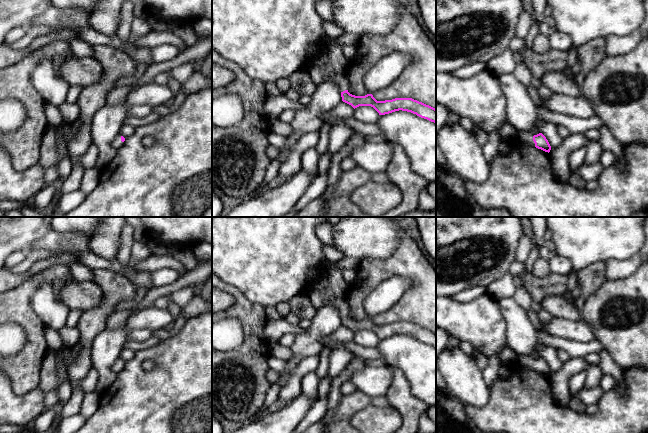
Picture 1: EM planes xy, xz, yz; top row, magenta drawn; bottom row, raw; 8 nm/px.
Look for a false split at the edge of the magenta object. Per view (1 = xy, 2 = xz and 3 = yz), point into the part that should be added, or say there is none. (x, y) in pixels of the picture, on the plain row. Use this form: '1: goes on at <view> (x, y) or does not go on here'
1: goes on at xy (117, 367)
2: goes on at xz (342, 306)
3: goes on at yz (527, 361)

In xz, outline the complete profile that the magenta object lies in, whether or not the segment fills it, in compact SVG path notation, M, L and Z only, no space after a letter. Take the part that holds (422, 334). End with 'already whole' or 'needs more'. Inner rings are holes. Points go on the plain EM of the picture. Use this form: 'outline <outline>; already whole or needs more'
outline M331 299L326 302L335 306L341 316L342 325L351 329L354 333L359 330L371 330L379 339L389 338L395 335L407 335L427 343L436 348L436 333L412 322L395 322L392 324L377 325L372 318L355 320L348 316L349 305L346 299Z; needs more

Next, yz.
outline M529 355L519 356L518 362L522 366L524 366L530 370L535 370L536 372L541 373L545 376L549 377L551 374L551 370L550 370L548 364L546 363L546 361L542 357L539 357L537 359L533 359Z; needs more

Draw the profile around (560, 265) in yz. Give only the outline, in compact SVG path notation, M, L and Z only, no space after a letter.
M559 255L554 256L549 260L549 268L552 273L556 273L559 275L569 275L572 271L571 262Z

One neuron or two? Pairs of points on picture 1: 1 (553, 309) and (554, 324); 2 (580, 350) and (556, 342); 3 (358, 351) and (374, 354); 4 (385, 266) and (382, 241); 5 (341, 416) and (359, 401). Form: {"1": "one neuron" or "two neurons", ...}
{"1": "two neurons", "2": "one neuron", "3": "one neuron", "4": "two neurons", "5": "one neuron"}

